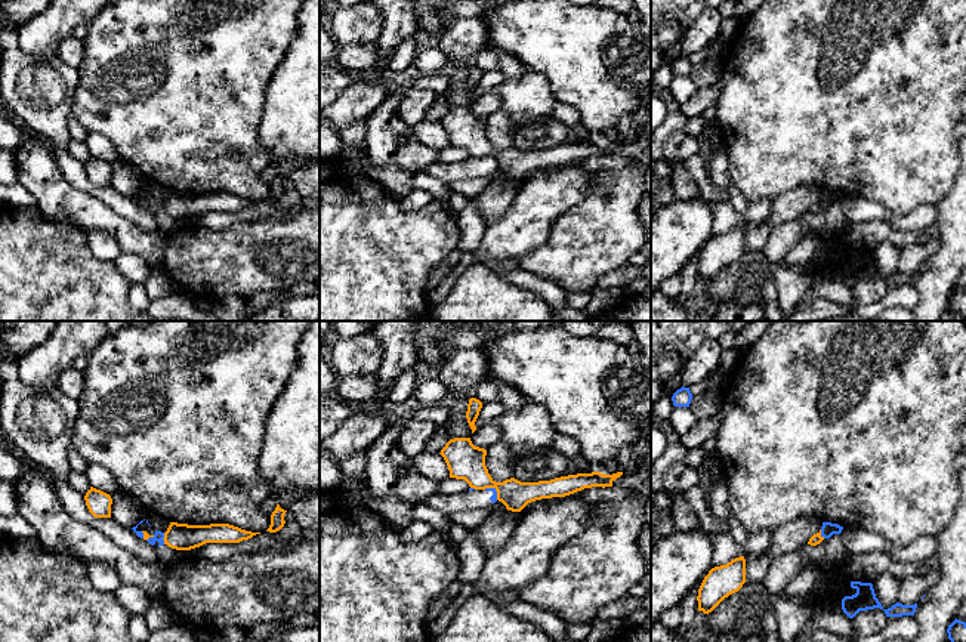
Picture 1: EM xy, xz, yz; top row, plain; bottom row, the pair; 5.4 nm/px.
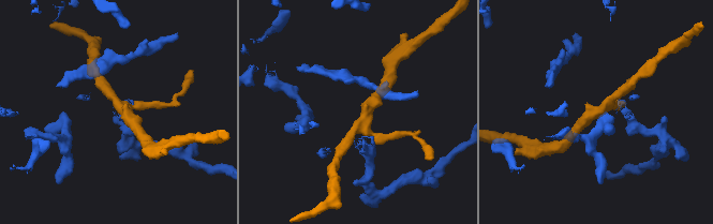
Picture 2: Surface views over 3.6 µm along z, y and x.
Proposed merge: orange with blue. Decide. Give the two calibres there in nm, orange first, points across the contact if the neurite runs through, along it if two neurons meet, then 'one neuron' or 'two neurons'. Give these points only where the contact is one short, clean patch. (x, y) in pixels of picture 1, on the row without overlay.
calibres 140 and 60 nm; border xy (164, 201), (163, 212); two neurons

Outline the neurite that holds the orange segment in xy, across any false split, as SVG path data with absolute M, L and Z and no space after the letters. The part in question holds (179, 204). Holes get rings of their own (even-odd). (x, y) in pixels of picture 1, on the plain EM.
M170 191L164 213L176 219L191 219L206 212L240 212L260 201L241 198L229 192L188 194Z

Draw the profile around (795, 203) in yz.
M802 185L786 191L774 200L769 214L760 222L746 222L746 250L762 251L769 235L781 223L808 213L809 207L820 201L823 189L814 185Z

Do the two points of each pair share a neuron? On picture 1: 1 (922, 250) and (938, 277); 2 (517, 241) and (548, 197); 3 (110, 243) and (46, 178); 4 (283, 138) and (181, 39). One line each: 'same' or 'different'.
1: different
2: same
3: different
4: different

